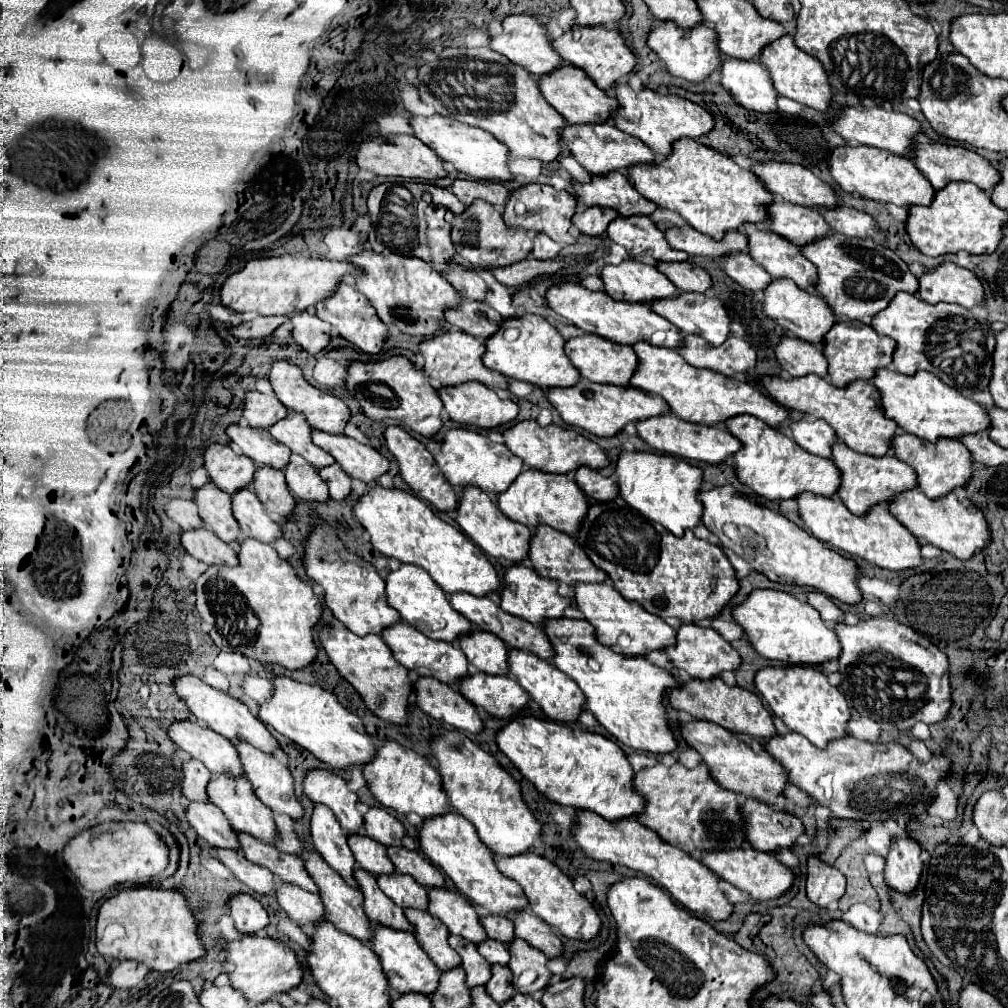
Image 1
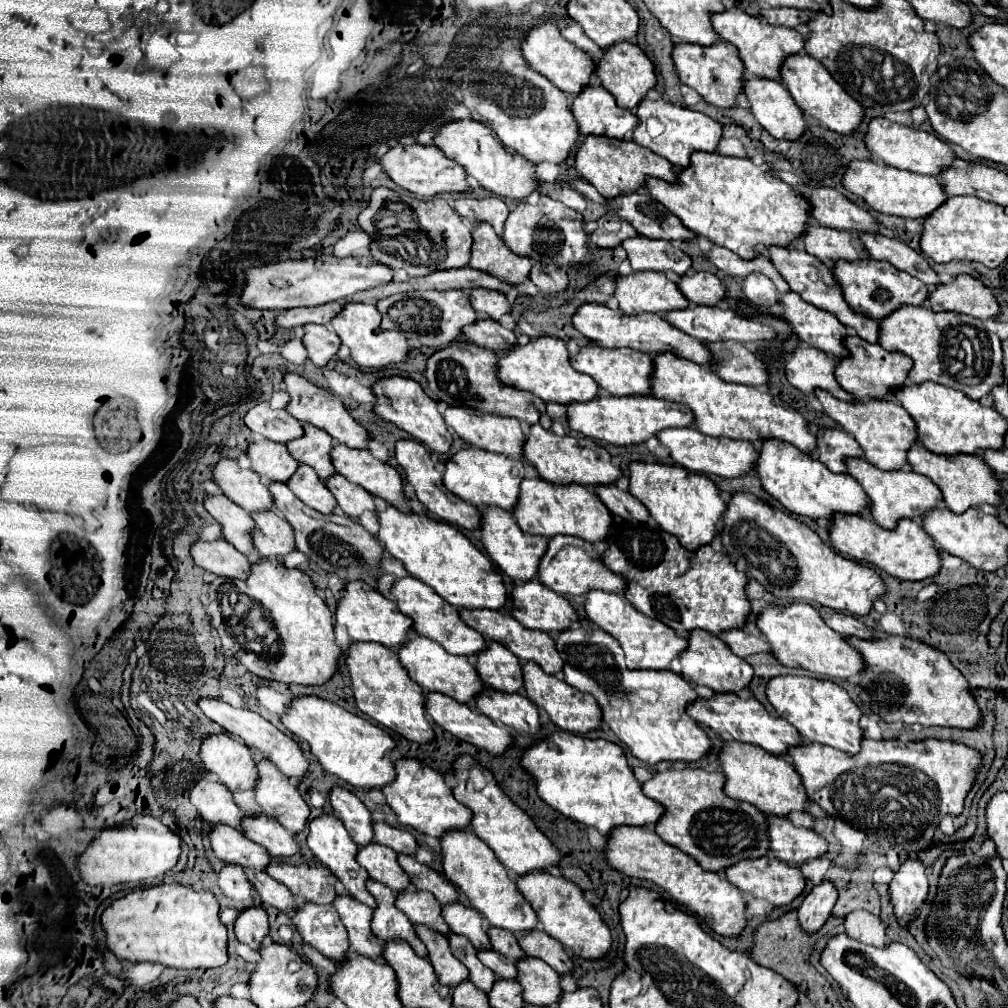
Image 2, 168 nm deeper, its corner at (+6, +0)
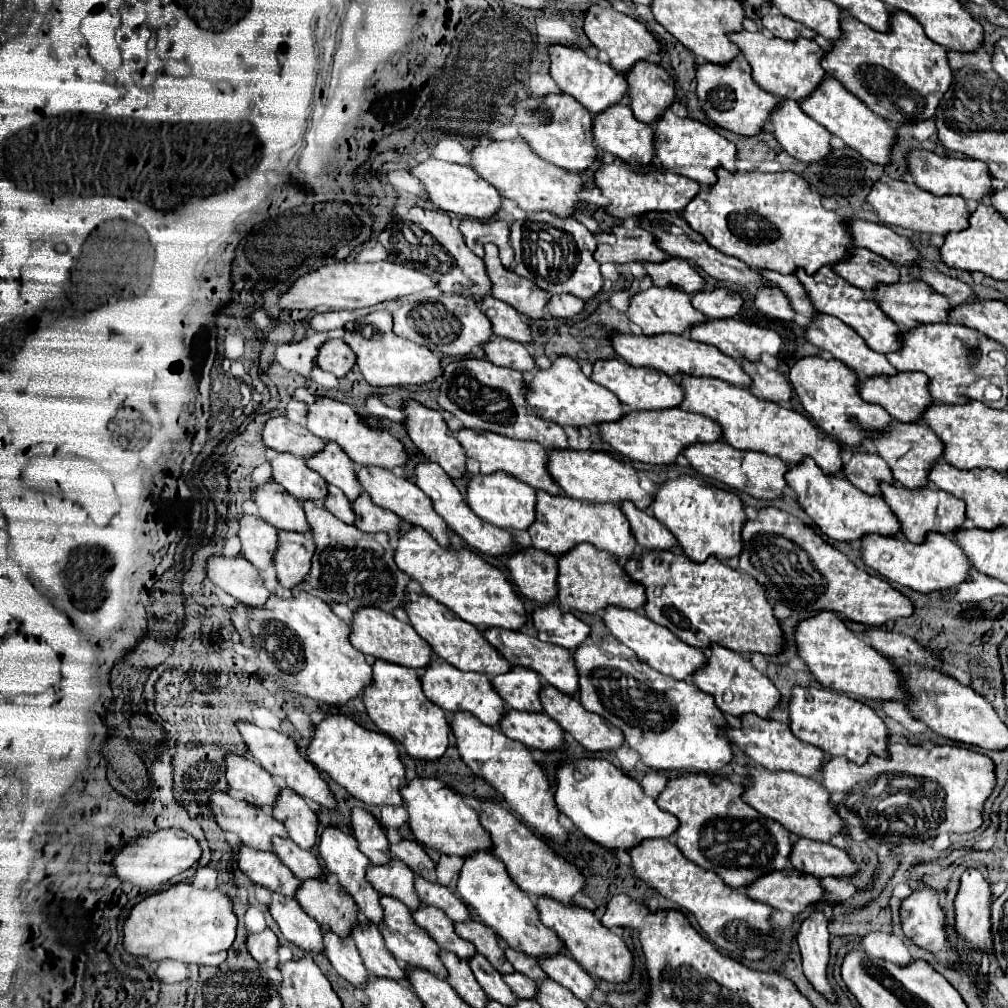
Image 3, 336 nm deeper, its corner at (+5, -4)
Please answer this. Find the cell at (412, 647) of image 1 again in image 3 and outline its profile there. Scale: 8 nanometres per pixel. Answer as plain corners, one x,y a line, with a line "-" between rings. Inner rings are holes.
431,659
431,663
427,667
421,669
421,685
423,685
423,693
441,709
445,711
469,711
471,715
475,715
481,723
497,727
499,719
505,713
505,705
503,699
493,691
491,681
487,675
483,673
471,673
471,671
461,671
455,669
453,665
447,665
447,661
441,659

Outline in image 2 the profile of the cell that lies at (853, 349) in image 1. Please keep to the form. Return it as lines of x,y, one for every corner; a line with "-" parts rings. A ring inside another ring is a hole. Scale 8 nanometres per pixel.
848,337
846,345
850,349
850,357
836,365
838,383
858,399
890,399
896,389
906,385
908,373
912,369
912,359
900,353
888,353
880,345
866,343
860,337

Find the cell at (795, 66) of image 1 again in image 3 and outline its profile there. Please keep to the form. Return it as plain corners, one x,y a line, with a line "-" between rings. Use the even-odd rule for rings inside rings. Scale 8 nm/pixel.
825,77
825,81
821,81
821,85
809,97
805,97
805,101
801,101
799,105
813,121
823,125
829,133
841,137
845,145
861,153
865,159
879,165
889,163
889,151
895,141
895,129
889,127
883,117
869,111
867,105
859,101
853,93
849,93
837,79

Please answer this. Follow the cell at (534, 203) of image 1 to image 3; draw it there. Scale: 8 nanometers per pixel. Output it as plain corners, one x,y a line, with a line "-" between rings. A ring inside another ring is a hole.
541,211
527,215
523,221
513,221
511,247
515,249
513,271
551,295
571,293
587,301
603,287
599,263
593,257
597,247
595,235
573,217
557,217
555,213

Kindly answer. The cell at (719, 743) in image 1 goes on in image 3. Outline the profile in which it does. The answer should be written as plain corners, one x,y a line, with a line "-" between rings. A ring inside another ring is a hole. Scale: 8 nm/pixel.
749,765
749,783
743,787
743,799
761,815
775,819
797,837
829,841
845,829
845,823
837,817
833,805
829,803
829,793
811,777
801,777
789,771
767,771
757,765

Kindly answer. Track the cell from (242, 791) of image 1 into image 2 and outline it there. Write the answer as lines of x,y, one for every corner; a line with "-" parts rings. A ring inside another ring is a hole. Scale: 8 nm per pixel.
264,815
244,821
244,835
268,849
272,857
292,857
300,853
300,847
292,833
288,833
278,821

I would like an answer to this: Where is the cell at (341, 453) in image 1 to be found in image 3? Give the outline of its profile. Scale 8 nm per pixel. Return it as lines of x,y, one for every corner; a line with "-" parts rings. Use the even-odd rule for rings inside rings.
359,467
357,469
357,481
361,481
361,487
369,493
369,497
371,497
371,501
375,505
393,511
395,515
399,515
401,519
405,519
411,525
423,527
425,531
429,531
439,541
439,545
443,545
443,547
449,545
445,521
435,513
429,495
425,495
415,483
411,483
411,481
407,481
403,477
397,477
389,469
379,469
379,467

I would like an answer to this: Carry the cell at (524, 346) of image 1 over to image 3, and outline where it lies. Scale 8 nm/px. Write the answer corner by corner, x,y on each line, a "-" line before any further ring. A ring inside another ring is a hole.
559,355
551,361
547,369
535,369
533,379
527,381
525,401
531,411
543,419
551,419
563,427
581,427
581,425
597,425
607,421
617,421
623,415
621,403
609,389
591,381
577,361
567,355

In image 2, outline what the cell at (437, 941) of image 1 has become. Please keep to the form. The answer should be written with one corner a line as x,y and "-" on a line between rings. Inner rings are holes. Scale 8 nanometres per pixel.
416,927
416,933
420,941
426,945
428,959
442,985
456,987
468,979
468,969
452,955
446,937
440,937
440,933
432,933
424,927

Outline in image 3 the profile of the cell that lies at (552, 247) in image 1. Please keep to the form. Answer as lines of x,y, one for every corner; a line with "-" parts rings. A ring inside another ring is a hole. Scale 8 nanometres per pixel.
563,293
563,295
549,295
549,315
551,317
557,317
557,319
573,319
581,309
583,309
585,301
581,301
579,297
573,297
569,293

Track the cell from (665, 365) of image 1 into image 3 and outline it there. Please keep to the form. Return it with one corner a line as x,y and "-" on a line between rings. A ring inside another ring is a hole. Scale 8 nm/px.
685,377
685,381
679,381
679,385
685,393
685,401
679,405
679,409
705,415
719,423
723,431
721,439
735,449
763,451
767,455
781,457
789,465
795,465
805,455
809,455
823,469
823,473
837,473
841,469
839,443
815,427
805,415
785,409
777,403
757,399
747,389
711,377

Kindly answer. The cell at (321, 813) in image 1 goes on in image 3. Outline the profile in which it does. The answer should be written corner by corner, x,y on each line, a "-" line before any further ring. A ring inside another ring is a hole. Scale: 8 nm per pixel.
325,827
321,833
321,841
319,841
319,855
325,861
325,867
329,873
335,873
339,883
345,887
347,893
351,893
351,897
355,899
359,911
371,921
371,923
379,923
383,919
383,909
379,905
379,893
373,889
373,885
365,879
365,869
369,865
369,859
359,851
357,841
351,833
341,831
339,827

